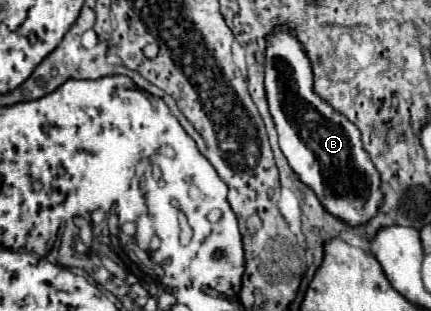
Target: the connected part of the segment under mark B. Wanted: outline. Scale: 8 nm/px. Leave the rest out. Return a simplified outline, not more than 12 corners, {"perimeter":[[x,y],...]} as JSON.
{"perimeter":[[289,27],[265,41],[279,147],[349,227],[383,205],[361,131],[313,91]]}

